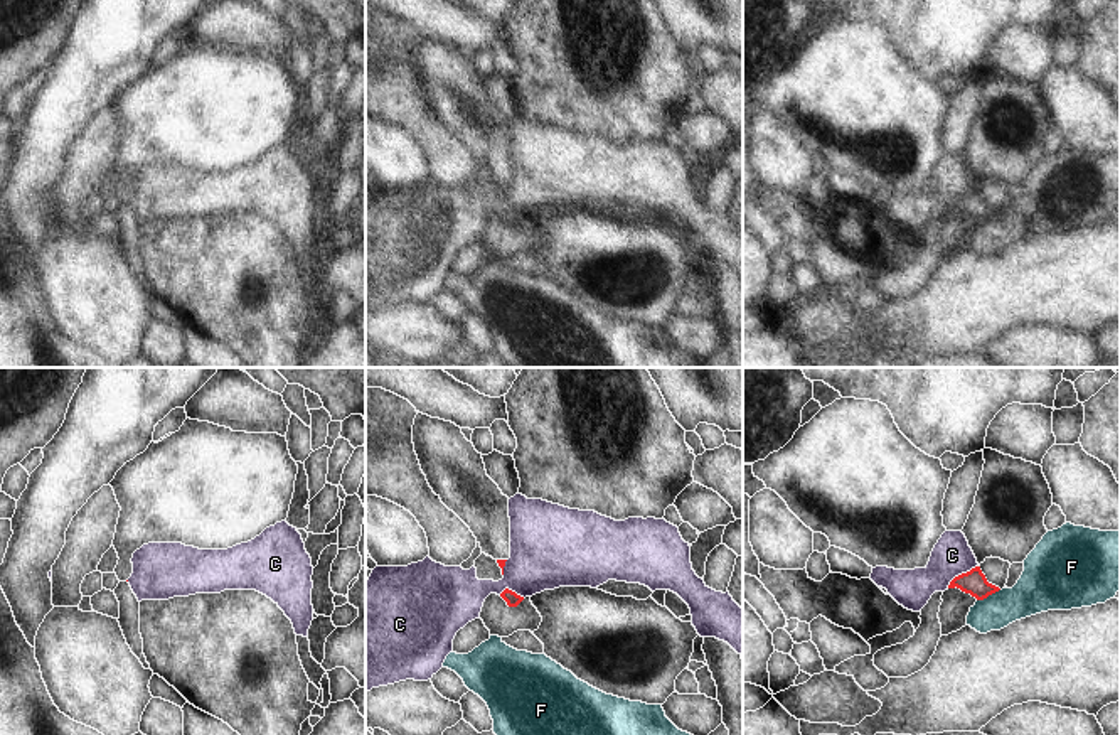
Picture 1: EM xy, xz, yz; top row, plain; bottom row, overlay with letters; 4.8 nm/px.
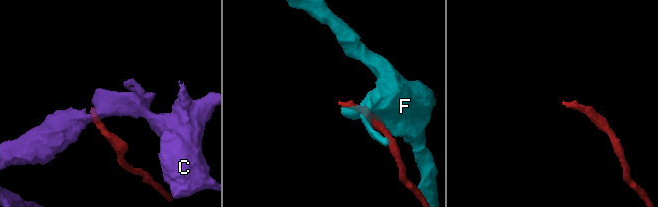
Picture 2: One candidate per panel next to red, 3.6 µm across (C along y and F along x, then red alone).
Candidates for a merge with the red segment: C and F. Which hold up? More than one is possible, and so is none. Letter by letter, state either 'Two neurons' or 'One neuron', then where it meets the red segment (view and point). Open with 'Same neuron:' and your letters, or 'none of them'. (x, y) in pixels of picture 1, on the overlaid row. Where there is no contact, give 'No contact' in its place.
Same neuron: none of them
C: Two neurons. Touches red at yz (962, 574)
F: Two neurons. Touches red at yz (987, 595).

